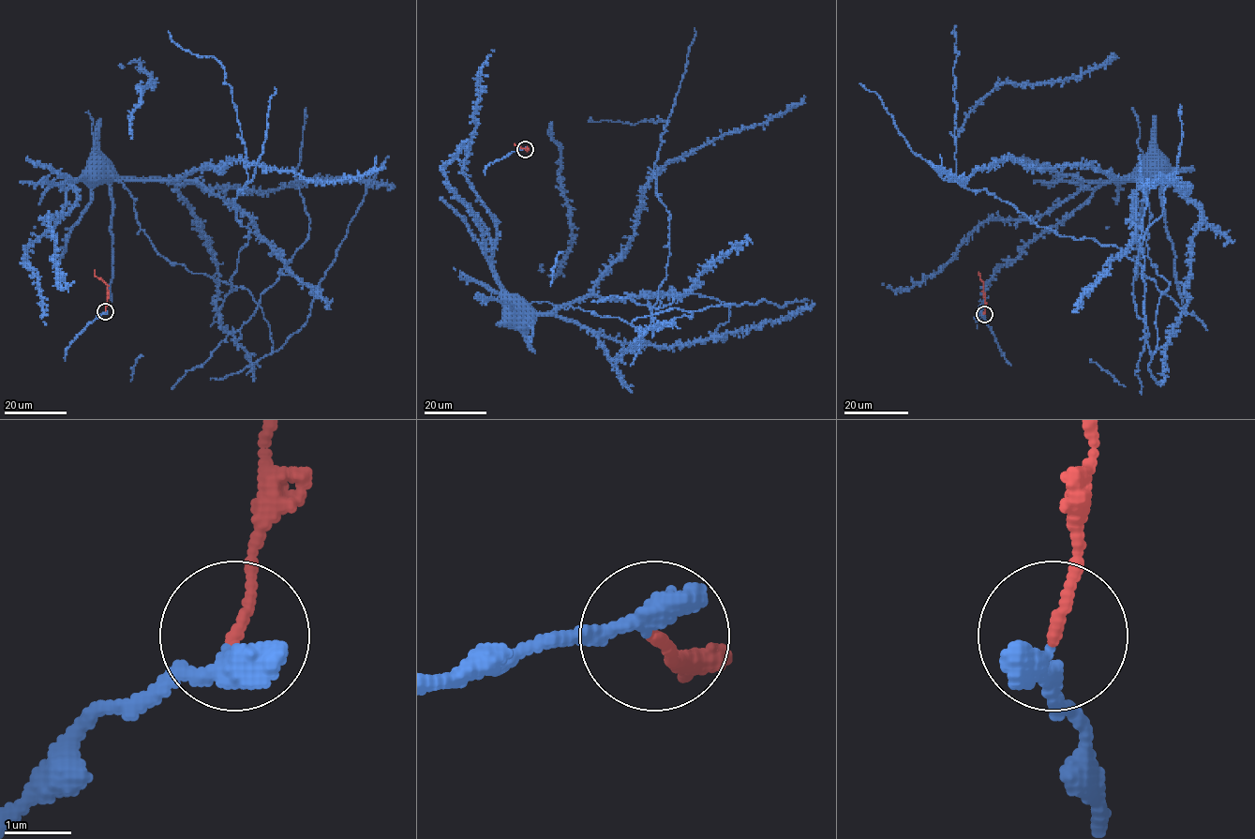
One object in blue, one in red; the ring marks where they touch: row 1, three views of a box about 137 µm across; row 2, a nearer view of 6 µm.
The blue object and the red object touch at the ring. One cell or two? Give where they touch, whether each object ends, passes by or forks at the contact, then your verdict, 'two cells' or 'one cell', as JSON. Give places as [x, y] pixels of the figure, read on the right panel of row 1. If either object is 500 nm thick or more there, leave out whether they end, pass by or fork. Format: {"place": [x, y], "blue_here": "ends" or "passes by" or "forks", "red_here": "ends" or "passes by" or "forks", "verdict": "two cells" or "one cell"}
{"place": [984, 314], "blue_here": "ends", "red_here": "ends", "verdict": "two cells"}

